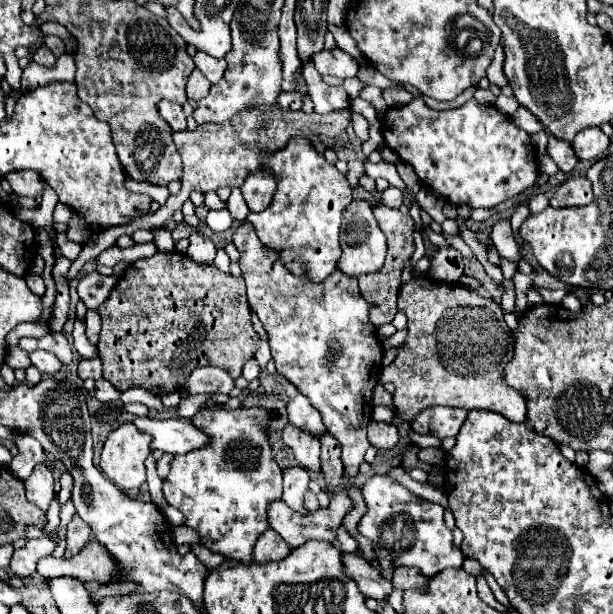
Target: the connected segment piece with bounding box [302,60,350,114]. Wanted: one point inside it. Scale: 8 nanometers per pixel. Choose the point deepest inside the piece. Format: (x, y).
(326, 98)

